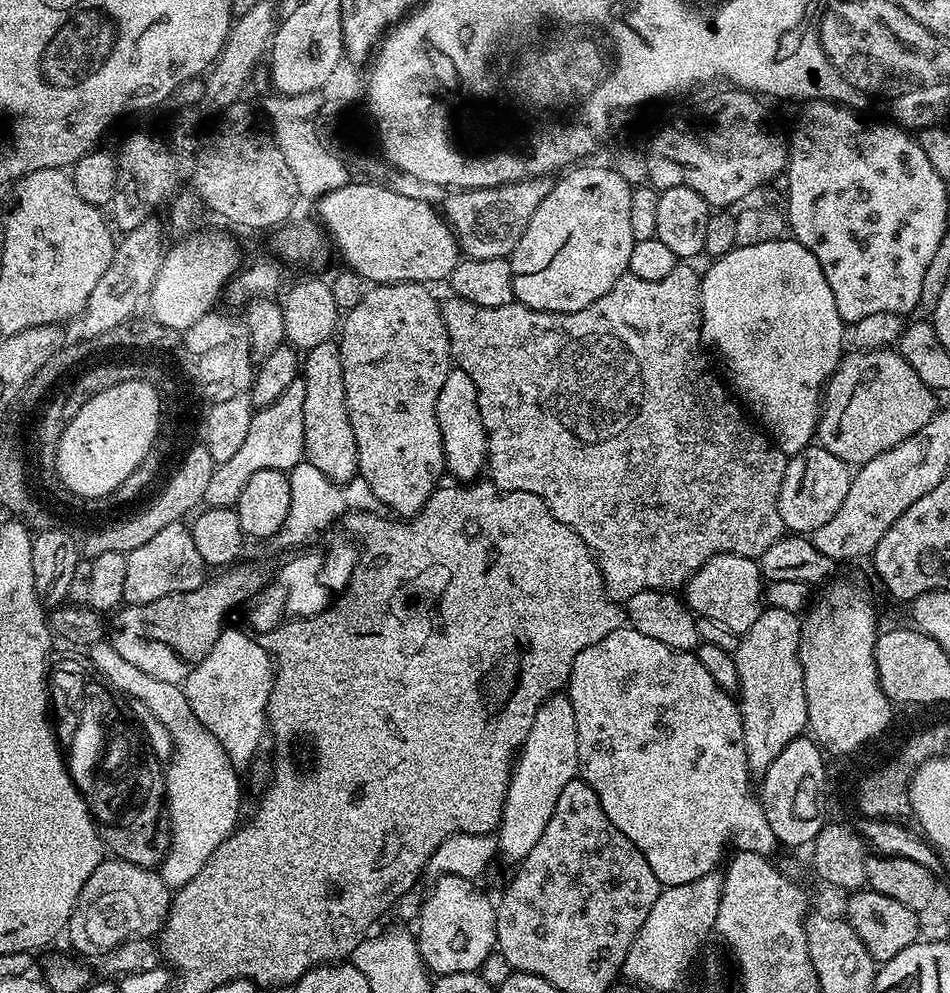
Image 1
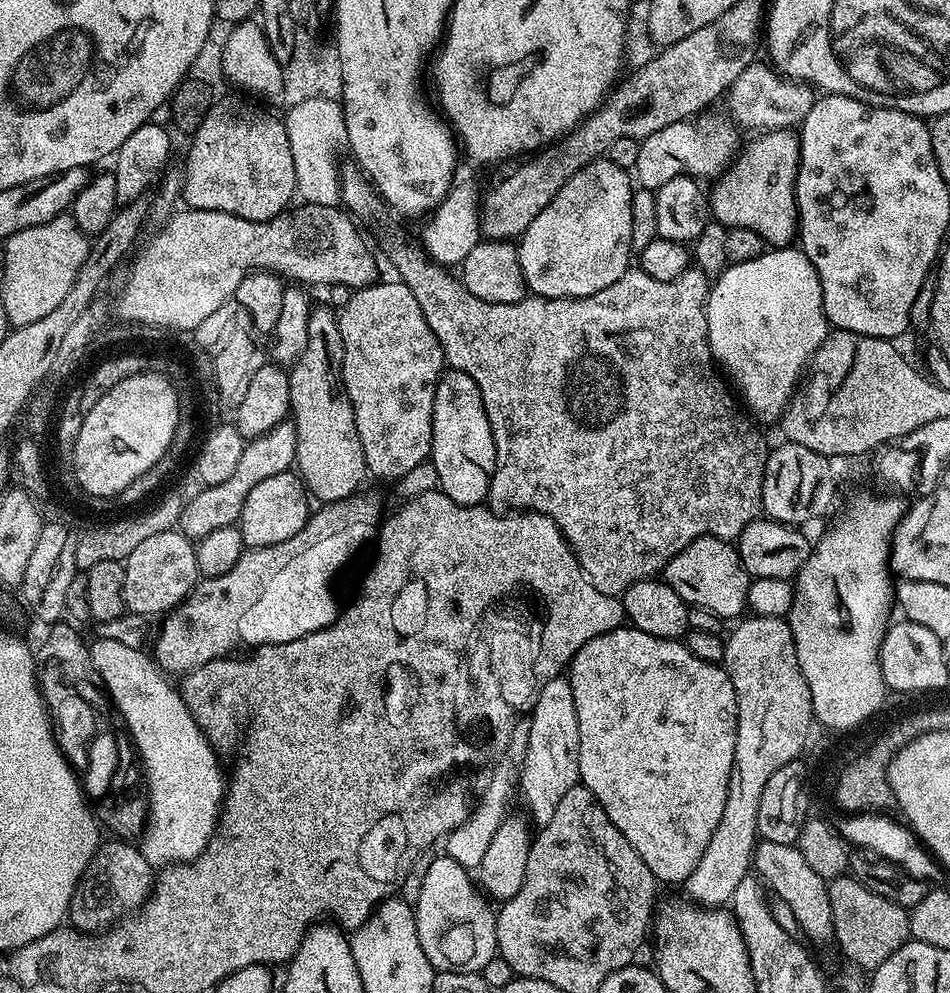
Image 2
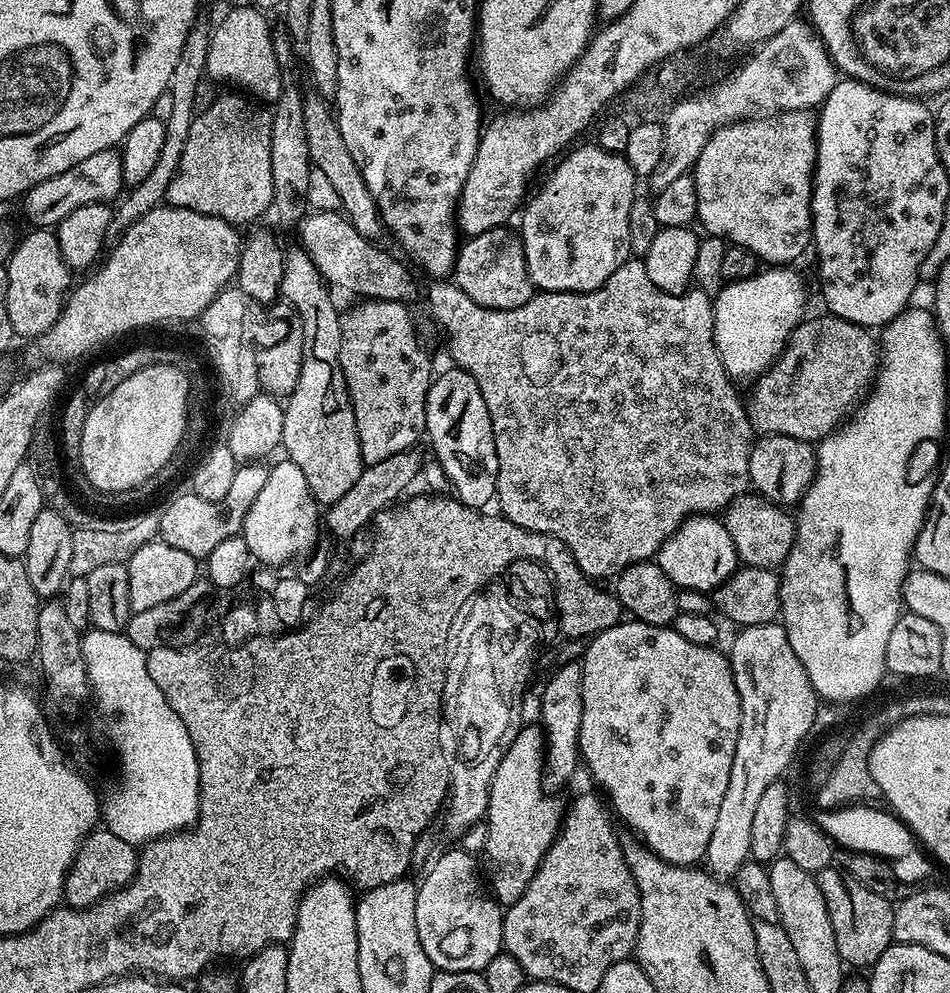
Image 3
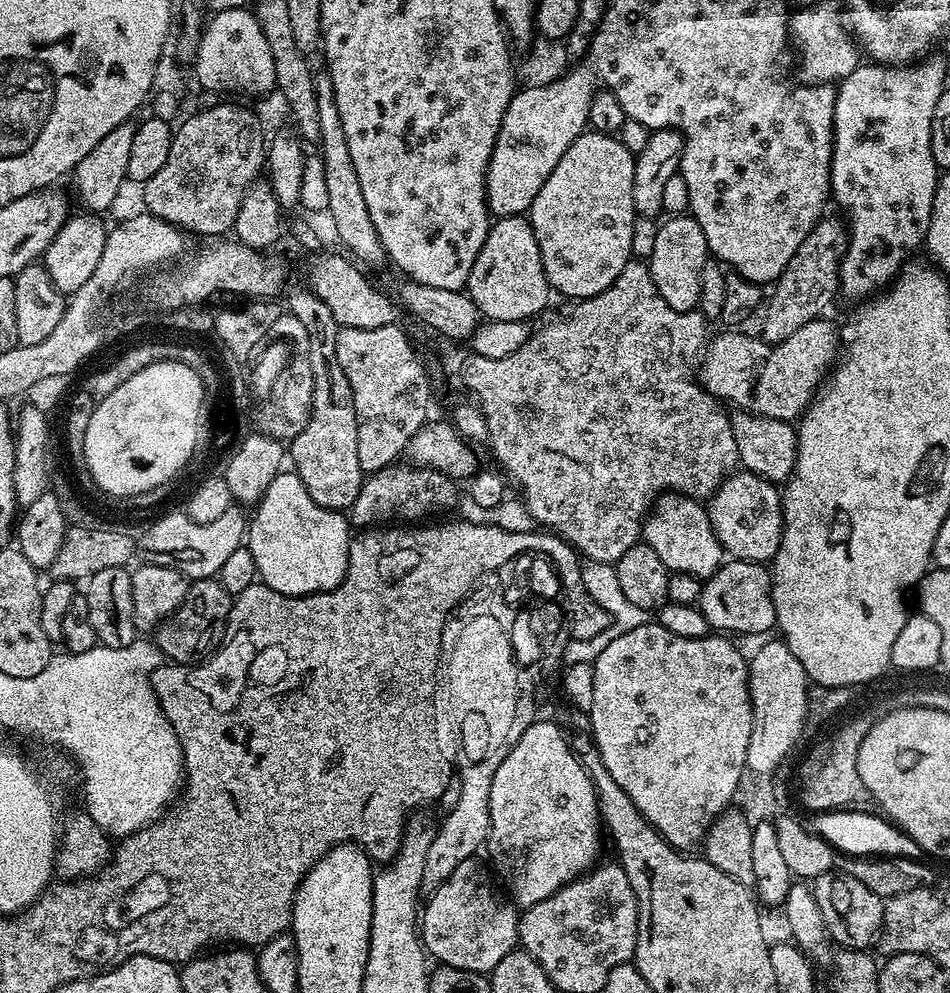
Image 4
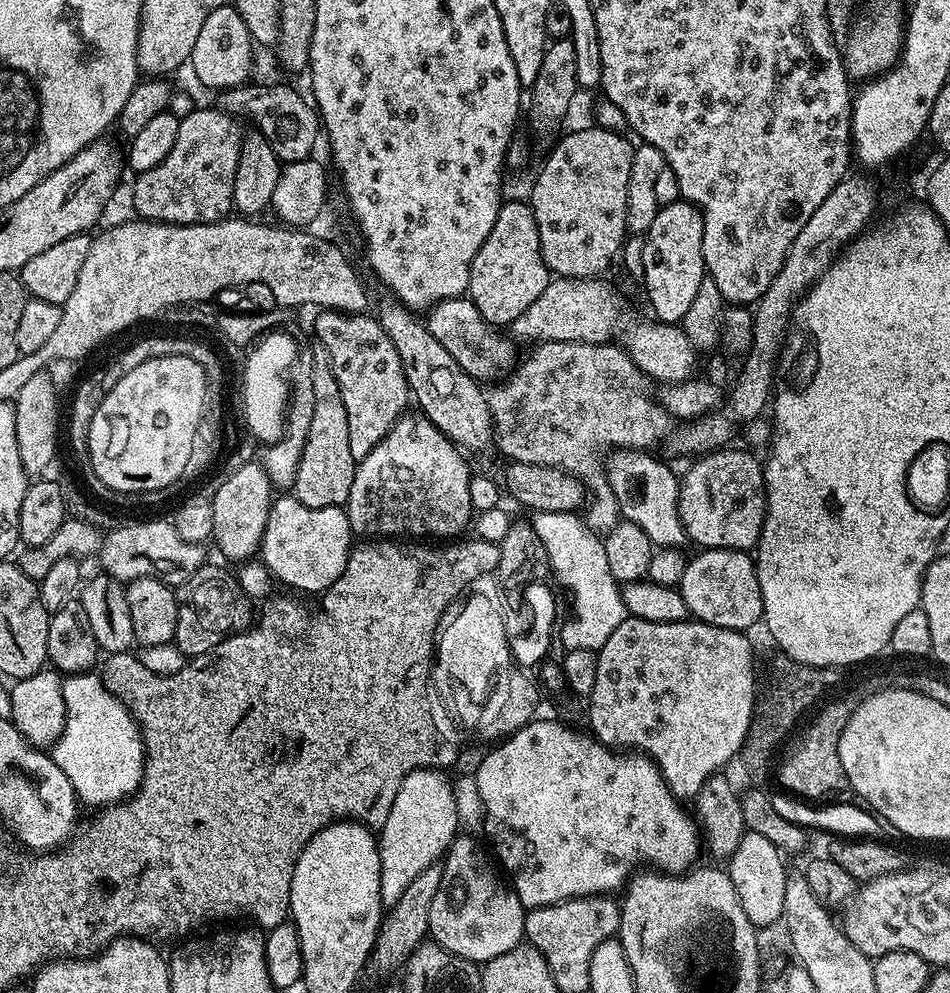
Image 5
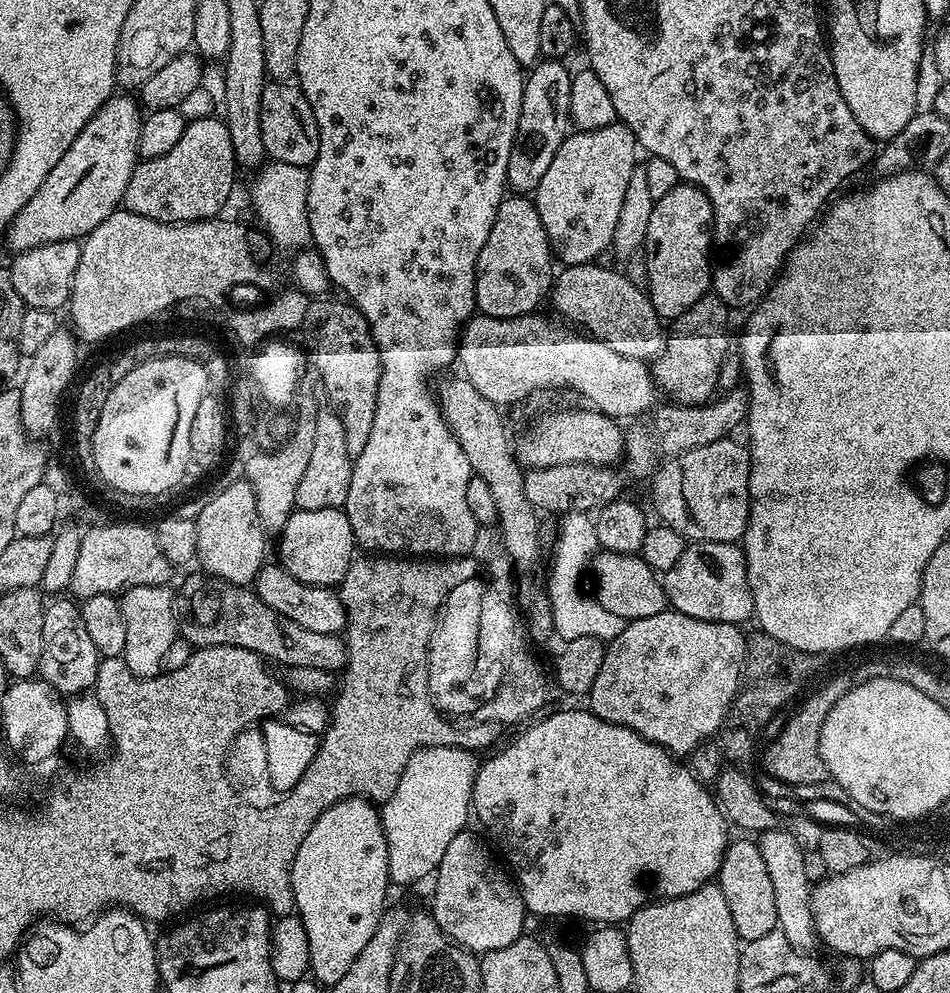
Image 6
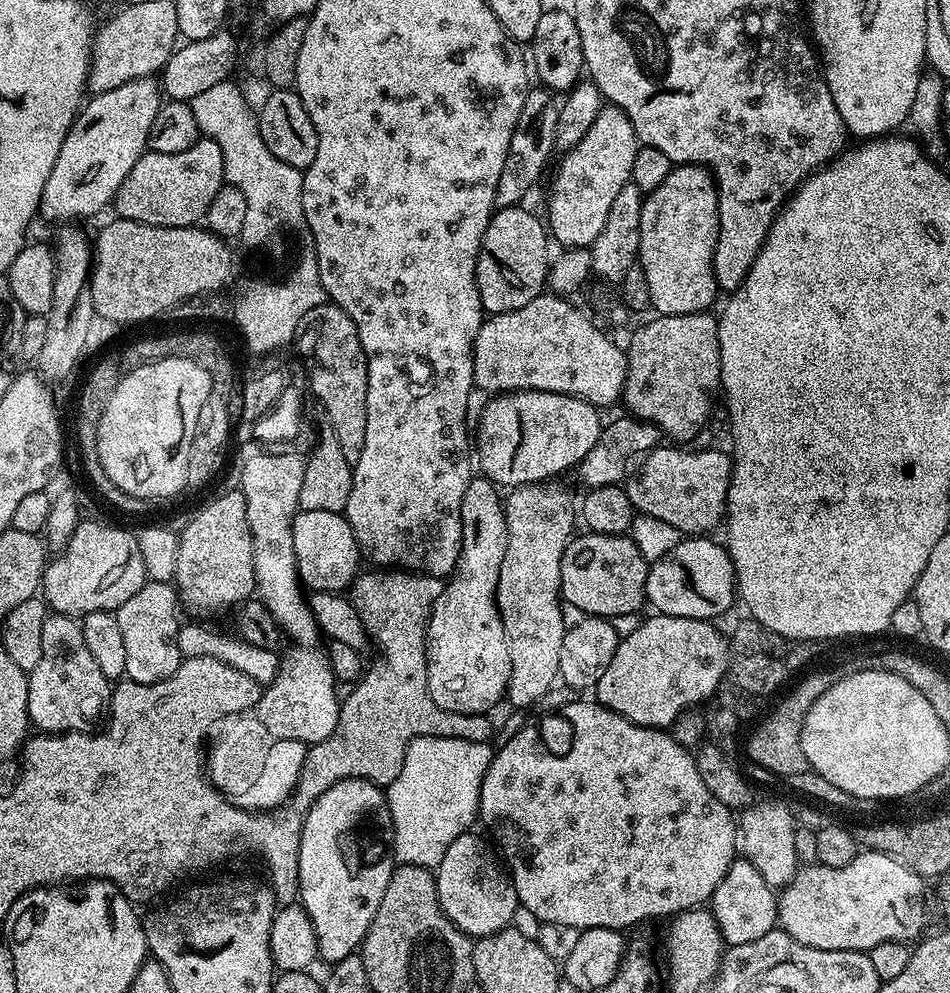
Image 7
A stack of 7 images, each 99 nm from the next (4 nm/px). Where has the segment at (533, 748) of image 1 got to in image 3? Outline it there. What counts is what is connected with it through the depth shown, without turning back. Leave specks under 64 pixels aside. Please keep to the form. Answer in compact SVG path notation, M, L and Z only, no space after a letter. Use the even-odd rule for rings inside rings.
M573 662L561 664L557 672L545 682L541 691L541 721L546 732L546 771L544 784L547 789L556 790L576 772L580 758L580 727L582 726L582 670Z

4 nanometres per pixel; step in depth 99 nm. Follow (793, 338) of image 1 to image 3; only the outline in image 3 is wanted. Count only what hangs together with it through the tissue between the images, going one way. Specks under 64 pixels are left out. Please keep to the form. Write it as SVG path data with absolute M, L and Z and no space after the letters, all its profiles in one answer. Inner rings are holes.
M768 266L744 280L725 283L714 296L714 346L733 381L755 381L784 352L792 331L805 319L808 292L792 266Z

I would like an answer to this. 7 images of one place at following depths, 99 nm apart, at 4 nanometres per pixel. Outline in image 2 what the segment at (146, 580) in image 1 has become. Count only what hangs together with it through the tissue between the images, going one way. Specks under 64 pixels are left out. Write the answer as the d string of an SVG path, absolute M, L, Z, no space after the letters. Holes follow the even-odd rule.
M179 530L145 538L122 563L124 566L124 581L122 582L124 607L134 615L145 618L167 614L195 590L201 579L196 544Z

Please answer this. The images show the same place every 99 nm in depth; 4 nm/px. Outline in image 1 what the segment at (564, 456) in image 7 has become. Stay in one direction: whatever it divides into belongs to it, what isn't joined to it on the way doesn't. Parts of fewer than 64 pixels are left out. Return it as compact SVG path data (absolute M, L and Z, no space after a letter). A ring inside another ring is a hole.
M718 554L698 569L682 588L682 599L697 617L715 618L743 634L758 622L762 601L766 596L766 581L760 565L753 557L742 554Z

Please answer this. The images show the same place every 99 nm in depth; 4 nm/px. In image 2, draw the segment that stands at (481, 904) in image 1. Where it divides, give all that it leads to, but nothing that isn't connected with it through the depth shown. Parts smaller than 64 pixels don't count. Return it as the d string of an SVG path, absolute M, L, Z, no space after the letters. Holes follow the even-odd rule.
M439 854L429 862L414 907L418 942L422 942L422 950L426 950L426 958L433 968L441 972L479 973L491 962L497 955L496 912L491 906L473 873L454 858Z

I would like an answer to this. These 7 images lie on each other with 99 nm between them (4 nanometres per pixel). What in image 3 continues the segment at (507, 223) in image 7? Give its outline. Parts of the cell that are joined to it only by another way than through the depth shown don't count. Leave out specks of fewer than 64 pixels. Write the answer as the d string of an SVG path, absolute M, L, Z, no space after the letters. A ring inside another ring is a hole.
M508 226L491 228L477 236L469 236L456 253L454 283L474 302L478 302L478 306L494 310L514 310L530 302L534 295L534 285L526 266L524 243L510 229Z

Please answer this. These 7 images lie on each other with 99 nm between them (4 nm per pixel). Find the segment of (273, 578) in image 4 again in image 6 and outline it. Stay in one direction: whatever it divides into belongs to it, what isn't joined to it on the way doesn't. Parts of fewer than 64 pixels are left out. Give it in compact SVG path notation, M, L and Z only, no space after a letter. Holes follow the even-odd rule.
M339 508L330 510L296 510L278 534L278 562L298 582L317 584L323 588L344 583L344 575L354 559L354 541L347 514Z

